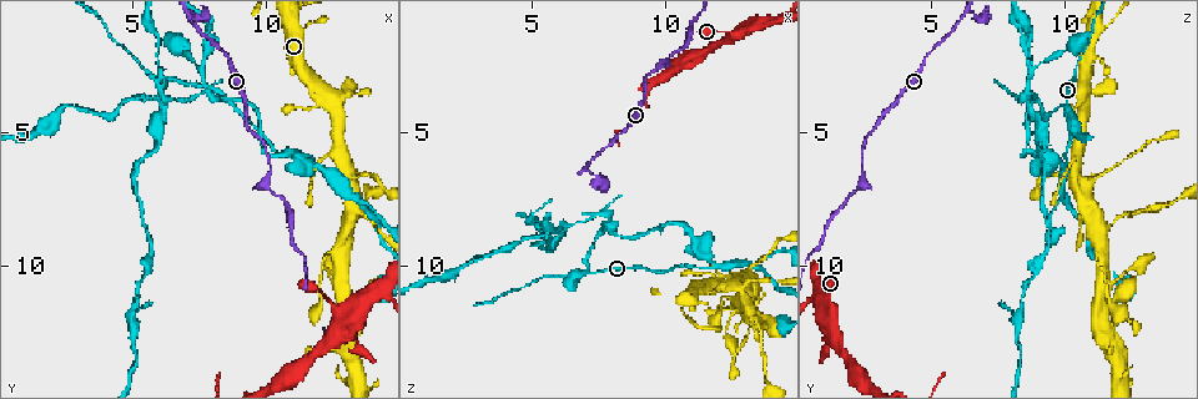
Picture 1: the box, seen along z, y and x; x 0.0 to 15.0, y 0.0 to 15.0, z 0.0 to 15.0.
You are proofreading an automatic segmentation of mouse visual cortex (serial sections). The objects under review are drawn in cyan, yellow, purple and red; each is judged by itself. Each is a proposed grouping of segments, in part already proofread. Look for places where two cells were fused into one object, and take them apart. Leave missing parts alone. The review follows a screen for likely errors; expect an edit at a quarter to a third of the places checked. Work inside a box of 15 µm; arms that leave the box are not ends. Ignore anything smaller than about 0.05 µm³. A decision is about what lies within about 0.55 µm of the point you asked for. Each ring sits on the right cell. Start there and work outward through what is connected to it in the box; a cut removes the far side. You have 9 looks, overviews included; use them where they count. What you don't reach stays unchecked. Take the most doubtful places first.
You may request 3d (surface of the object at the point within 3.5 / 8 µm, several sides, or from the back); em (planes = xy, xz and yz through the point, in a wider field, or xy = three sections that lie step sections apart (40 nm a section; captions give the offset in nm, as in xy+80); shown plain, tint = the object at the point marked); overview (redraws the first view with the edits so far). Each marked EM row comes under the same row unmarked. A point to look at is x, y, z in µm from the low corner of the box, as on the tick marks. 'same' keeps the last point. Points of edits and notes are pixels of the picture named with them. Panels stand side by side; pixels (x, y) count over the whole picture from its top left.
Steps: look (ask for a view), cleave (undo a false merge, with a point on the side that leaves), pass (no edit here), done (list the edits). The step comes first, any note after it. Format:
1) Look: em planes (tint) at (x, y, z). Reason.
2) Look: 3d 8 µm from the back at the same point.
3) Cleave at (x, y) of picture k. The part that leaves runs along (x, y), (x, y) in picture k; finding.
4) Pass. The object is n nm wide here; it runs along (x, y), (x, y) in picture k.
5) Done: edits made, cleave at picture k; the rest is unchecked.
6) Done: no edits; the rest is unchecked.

Look: 3d 3.5 µm at (11.8, 6.0, 10.1). Abrupt turn.

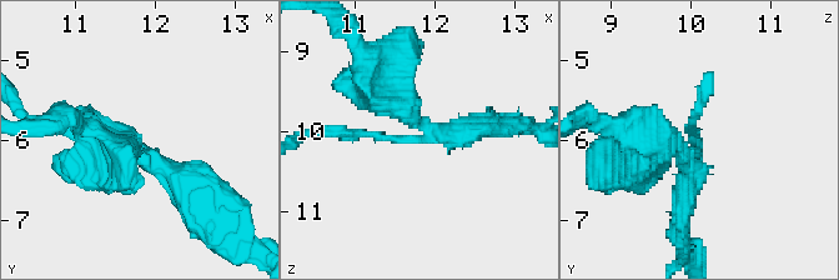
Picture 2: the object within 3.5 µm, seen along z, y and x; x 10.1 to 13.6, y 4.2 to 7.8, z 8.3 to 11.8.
Look: em xy step 1 (tint) at (11.80, 6.05, 10.10). Need the tissue.

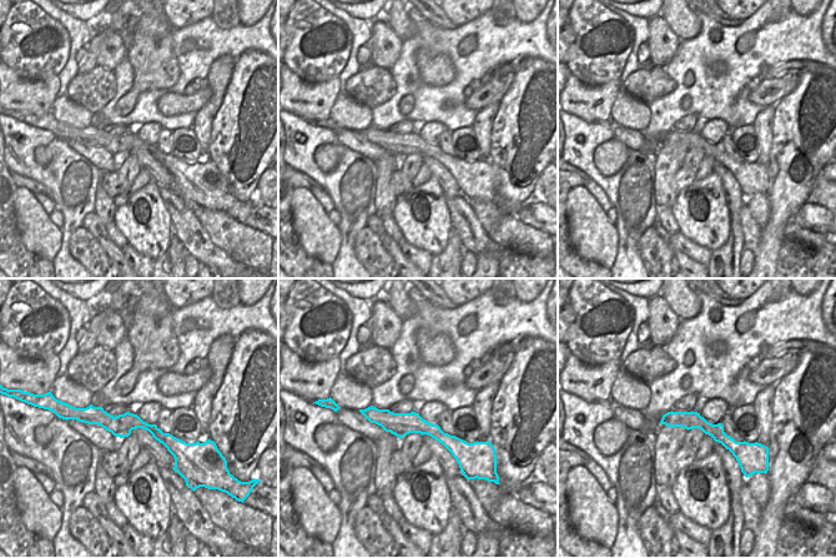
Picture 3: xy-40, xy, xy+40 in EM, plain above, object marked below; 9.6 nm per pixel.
Cleave at (402, 101) of picture 2. The part that leaves runs along (422, 130), (380, 91), (356, 44) in picture 2; a second cell is stuck on.

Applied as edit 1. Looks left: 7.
Look: 3d 3.5 µm at (13.3, 8.3, 11.7). Calibre changes.

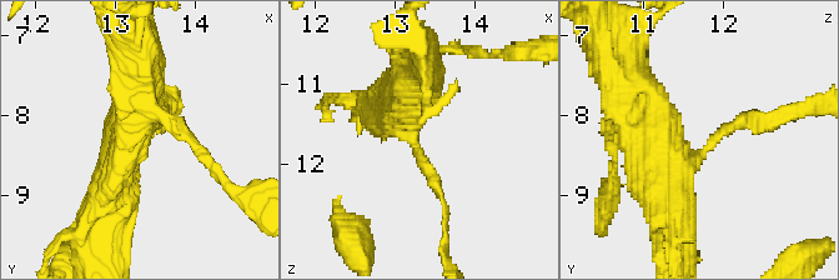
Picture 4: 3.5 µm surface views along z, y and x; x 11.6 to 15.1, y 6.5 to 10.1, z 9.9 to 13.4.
Look: em xy step 2 (tint) at (13.30, 8.35, 11.85). The arms are 150, 500 nm wide.

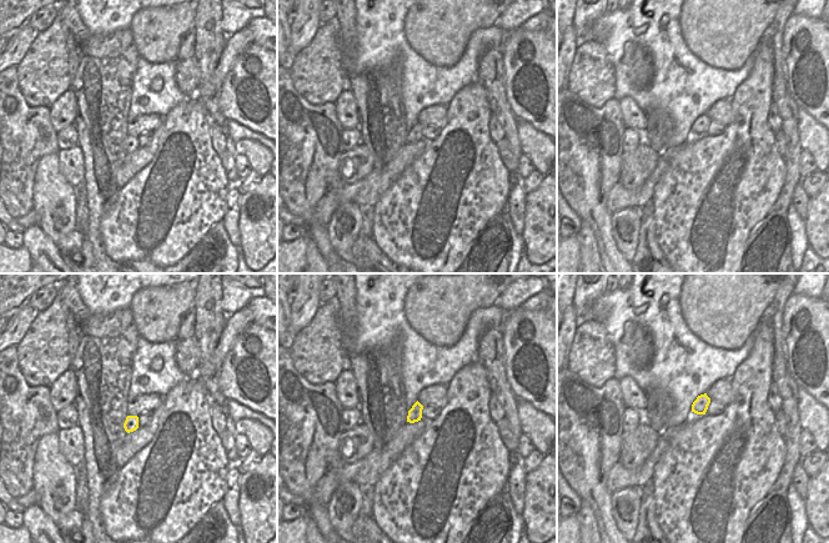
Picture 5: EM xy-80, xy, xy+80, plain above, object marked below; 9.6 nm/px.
Pass. It runs along (405, 98), (397, 114), (443, 213) in picture 4; continuous, no second cell.

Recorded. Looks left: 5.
Look: 3d 8 µm at (13.3, 6.7, 11.3). Sudden change in width.

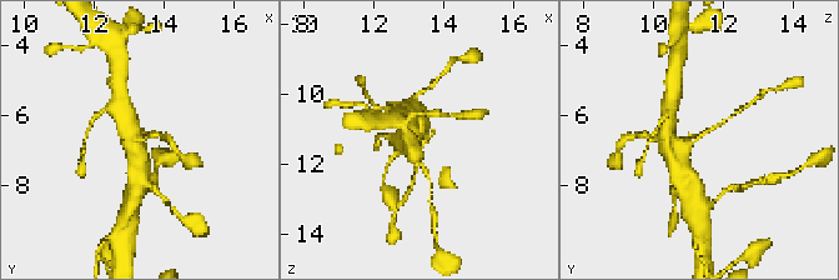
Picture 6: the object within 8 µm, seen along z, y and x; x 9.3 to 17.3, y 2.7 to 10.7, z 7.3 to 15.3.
Look: em xy step 3 (tint) at (13.4, 6.6, 11.3). The arms are 150, 400 nm wide.

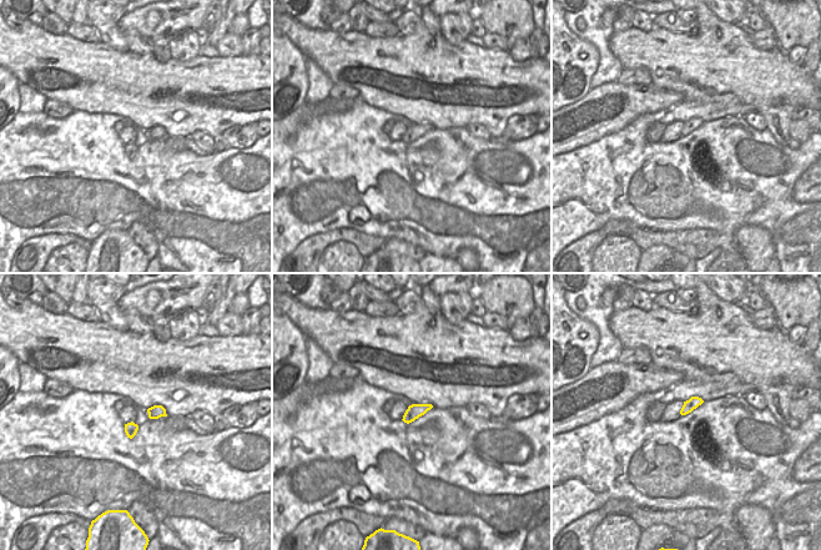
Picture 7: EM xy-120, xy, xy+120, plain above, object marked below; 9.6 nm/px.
Cleave at (713, 128) of picture 6. The part that leaves runs along (697, 139), (708, 129), (739, 113) in picture 6; two cells meet here.

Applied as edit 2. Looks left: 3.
Look: overview.

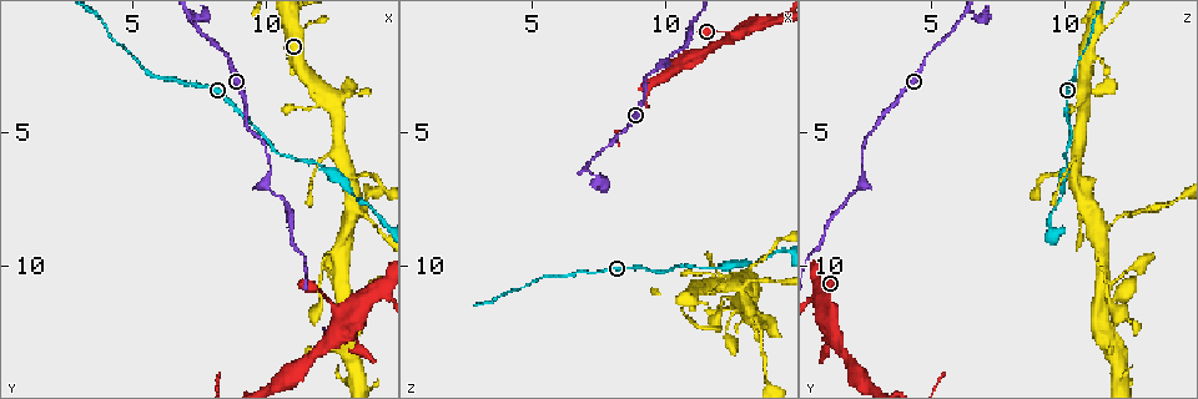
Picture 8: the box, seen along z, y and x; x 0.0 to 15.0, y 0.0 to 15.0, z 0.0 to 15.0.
Look: 3d 3.5 µm at (10.0, 6.9, 2.3). Abrupt turn.

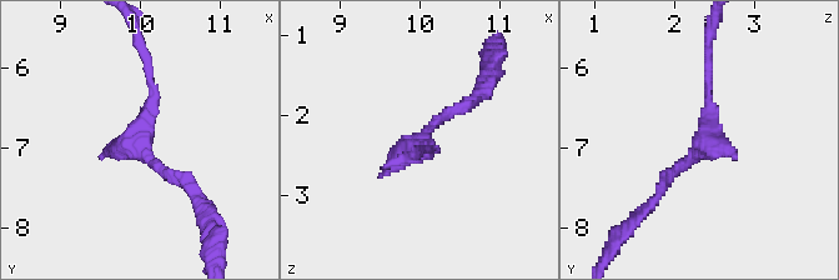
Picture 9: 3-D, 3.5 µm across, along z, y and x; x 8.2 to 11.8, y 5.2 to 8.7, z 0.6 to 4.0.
Look: em xy step 1 (tint) at (10.00, 6.95, 2.35). Now the EM.

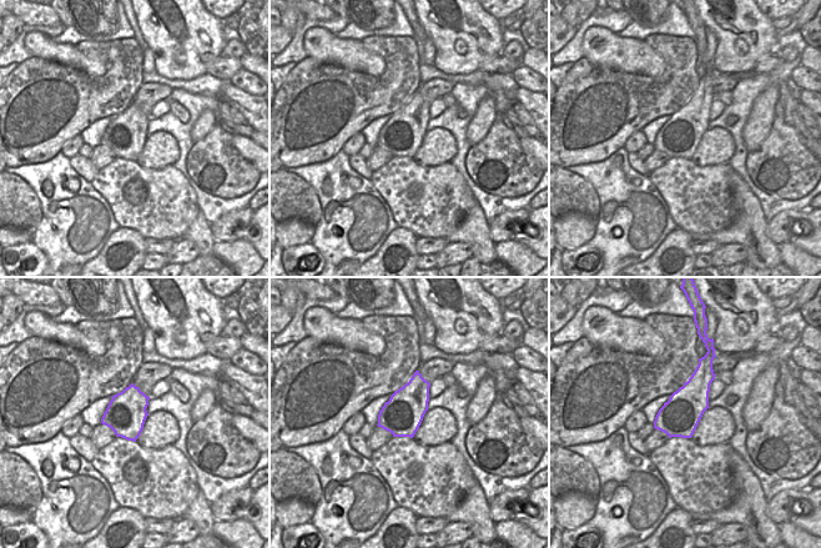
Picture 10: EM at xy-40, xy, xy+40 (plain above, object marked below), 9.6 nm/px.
Pass. It runs along (708, 61), (706, 143), (661, 189) in picture 9; continuous, no second cell.

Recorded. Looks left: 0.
Done: edits made, cleave at picture 2, cleave at picture 6; the rest is unchecked.

